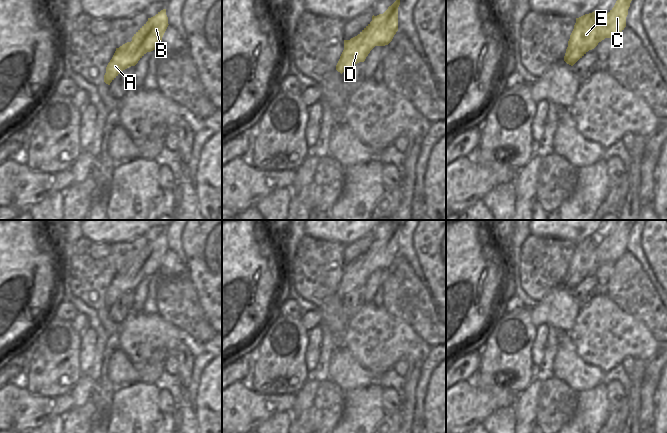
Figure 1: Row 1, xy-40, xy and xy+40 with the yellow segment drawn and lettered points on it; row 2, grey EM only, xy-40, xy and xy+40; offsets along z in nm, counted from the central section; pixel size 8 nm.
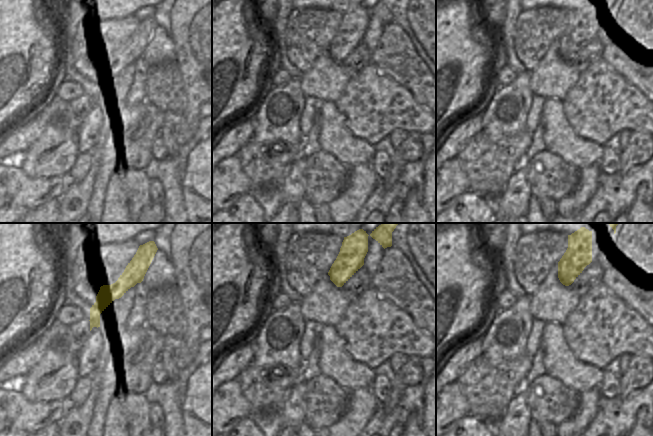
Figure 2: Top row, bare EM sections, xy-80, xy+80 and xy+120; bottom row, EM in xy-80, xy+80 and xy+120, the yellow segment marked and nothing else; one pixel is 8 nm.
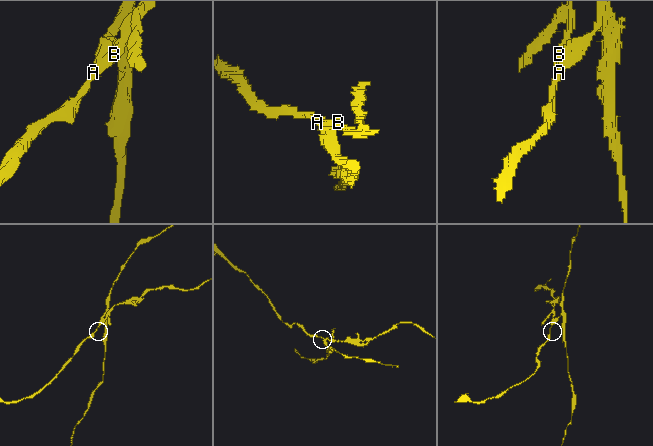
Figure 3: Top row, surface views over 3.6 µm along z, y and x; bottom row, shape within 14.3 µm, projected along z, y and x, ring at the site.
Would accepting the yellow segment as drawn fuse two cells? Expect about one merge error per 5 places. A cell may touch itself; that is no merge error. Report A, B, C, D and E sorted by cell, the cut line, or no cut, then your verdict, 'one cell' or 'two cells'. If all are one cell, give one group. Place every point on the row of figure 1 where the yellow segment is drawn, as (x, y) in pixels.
groups A B C D / E; cut xy+40 (601, 15), (596, 25), (596, 42), (592, 48); two cells

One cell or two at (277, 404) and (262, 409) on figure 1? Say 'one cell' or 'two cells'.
one cell

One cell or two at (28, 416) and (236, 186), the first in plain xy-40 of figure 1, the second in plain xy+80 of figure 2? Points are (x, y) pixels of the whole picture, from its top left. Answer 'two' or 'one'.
one

